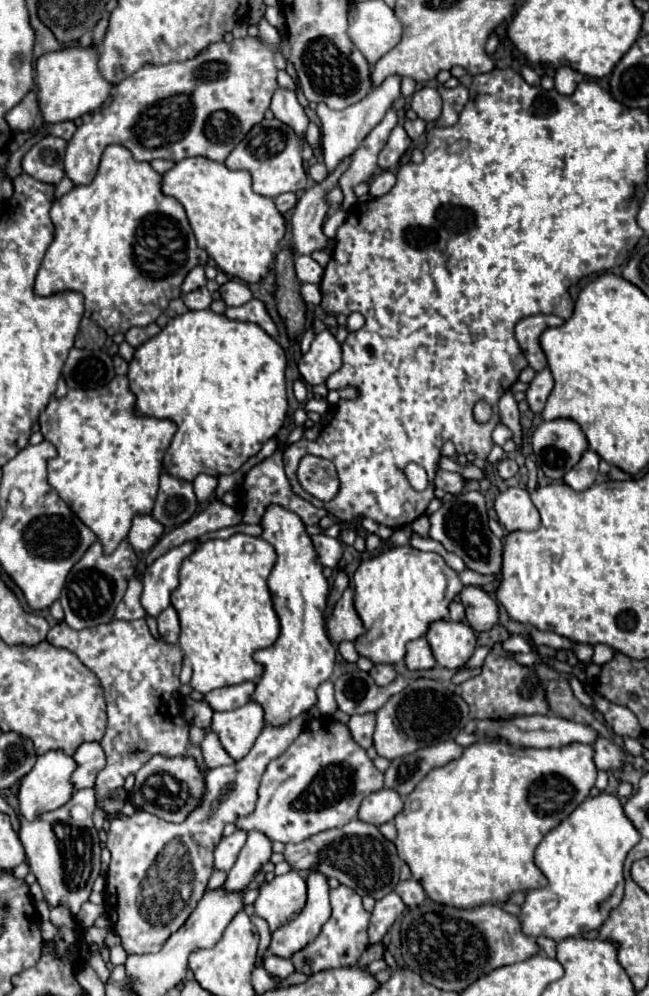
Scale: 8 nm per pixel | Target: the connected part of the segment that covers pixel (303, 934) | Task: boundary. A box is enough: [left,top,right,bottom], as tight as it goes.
[269,871,331,959]

